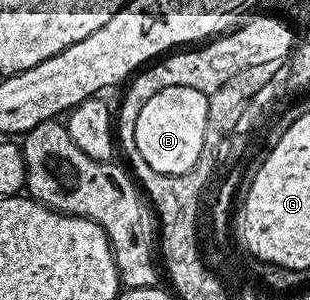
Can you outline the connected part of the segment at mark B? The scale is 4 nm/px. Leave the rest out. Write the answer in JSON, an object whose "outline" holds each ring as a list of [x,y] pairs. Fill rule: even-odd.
{"outline":[[[169,86],[159,91],[159,95],[151,95],[135,124],[136,146],[143,159],[147,159],[147,167],[171,176],[191,172],[199,159],[199,151],[203,151],[208,118],[209,94],[195,91],[195,87]]]}

